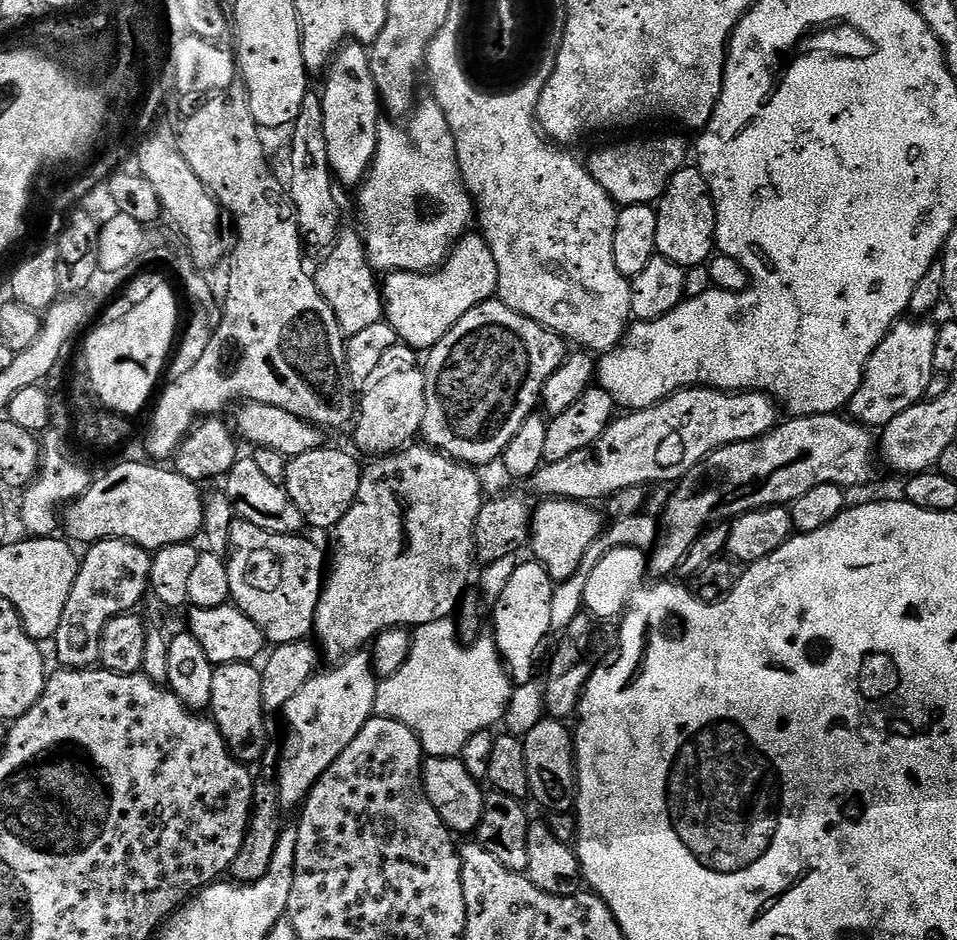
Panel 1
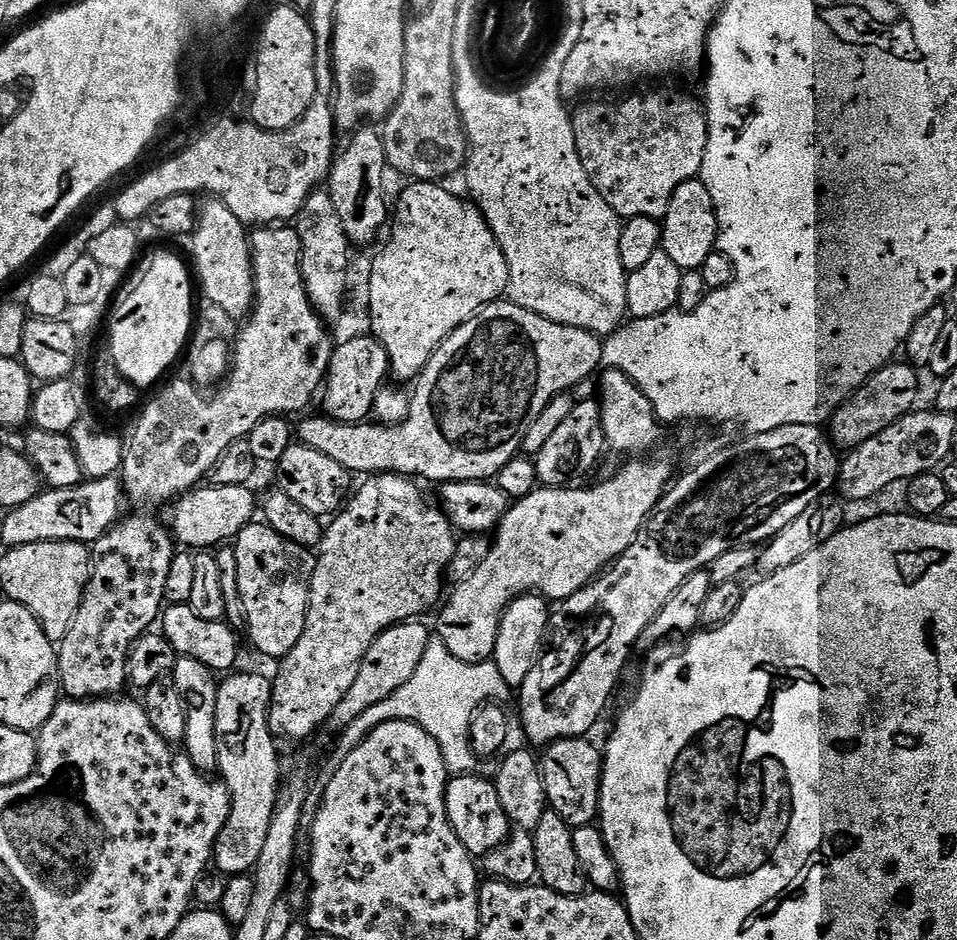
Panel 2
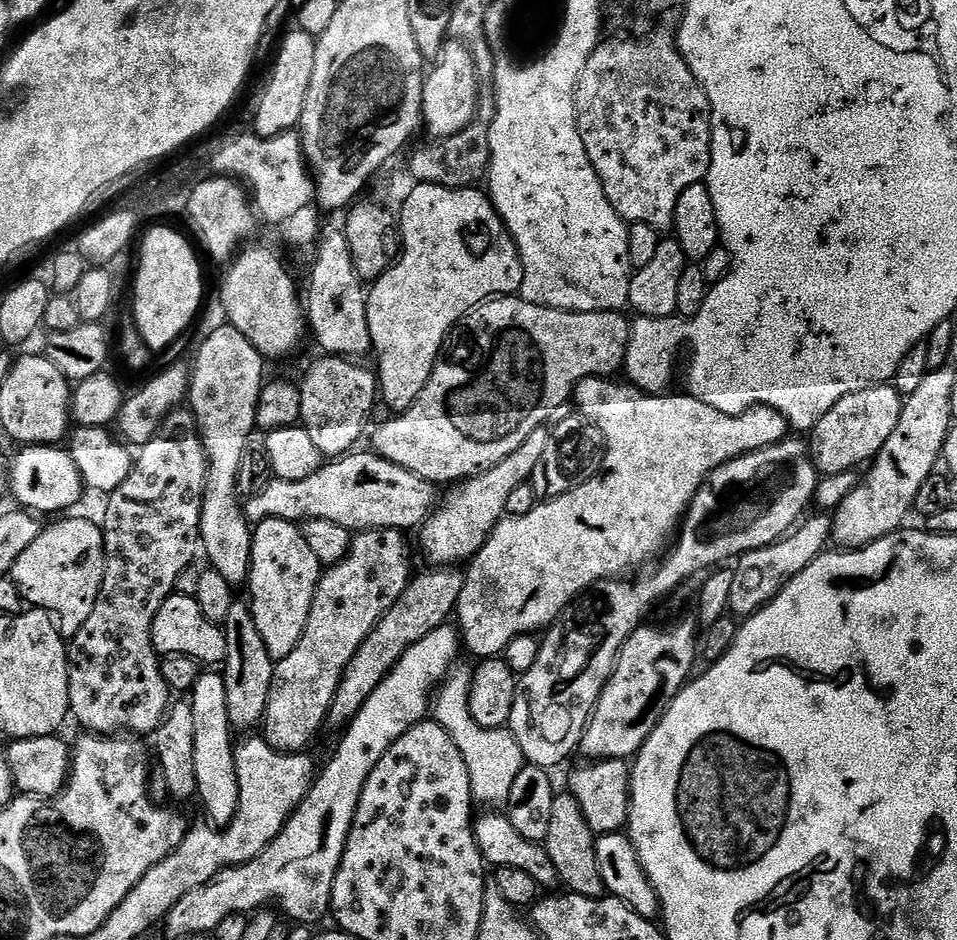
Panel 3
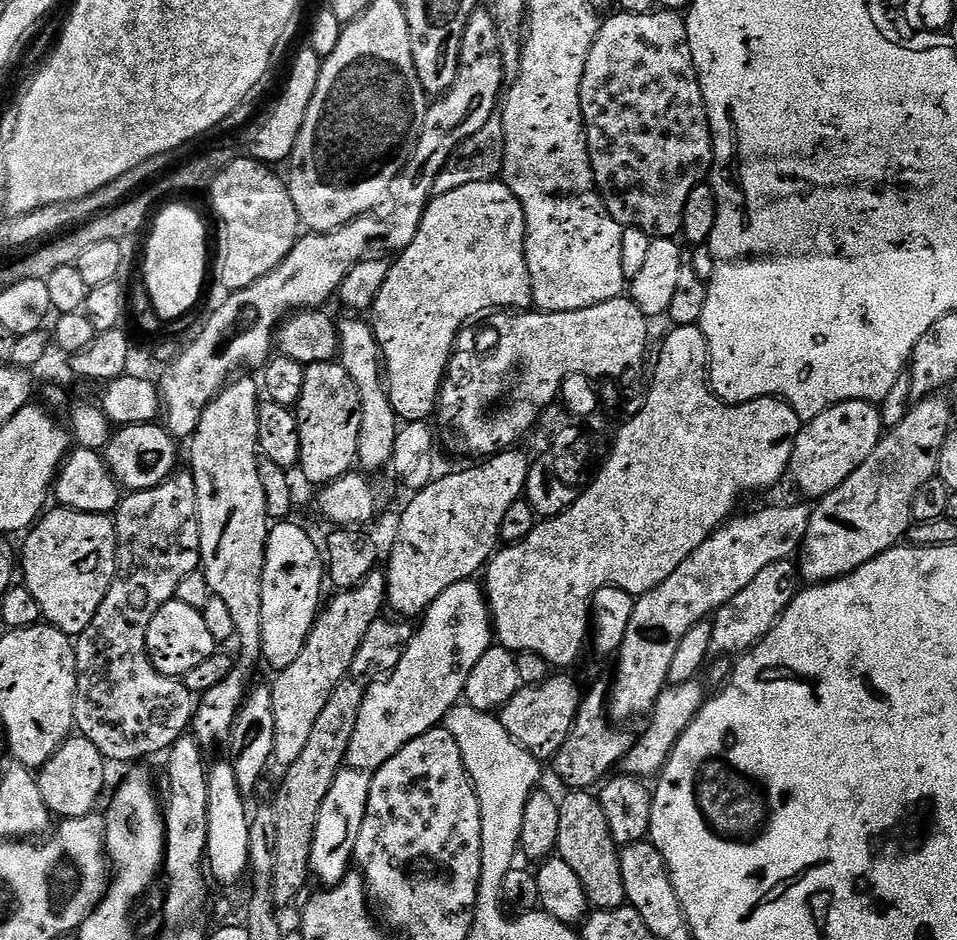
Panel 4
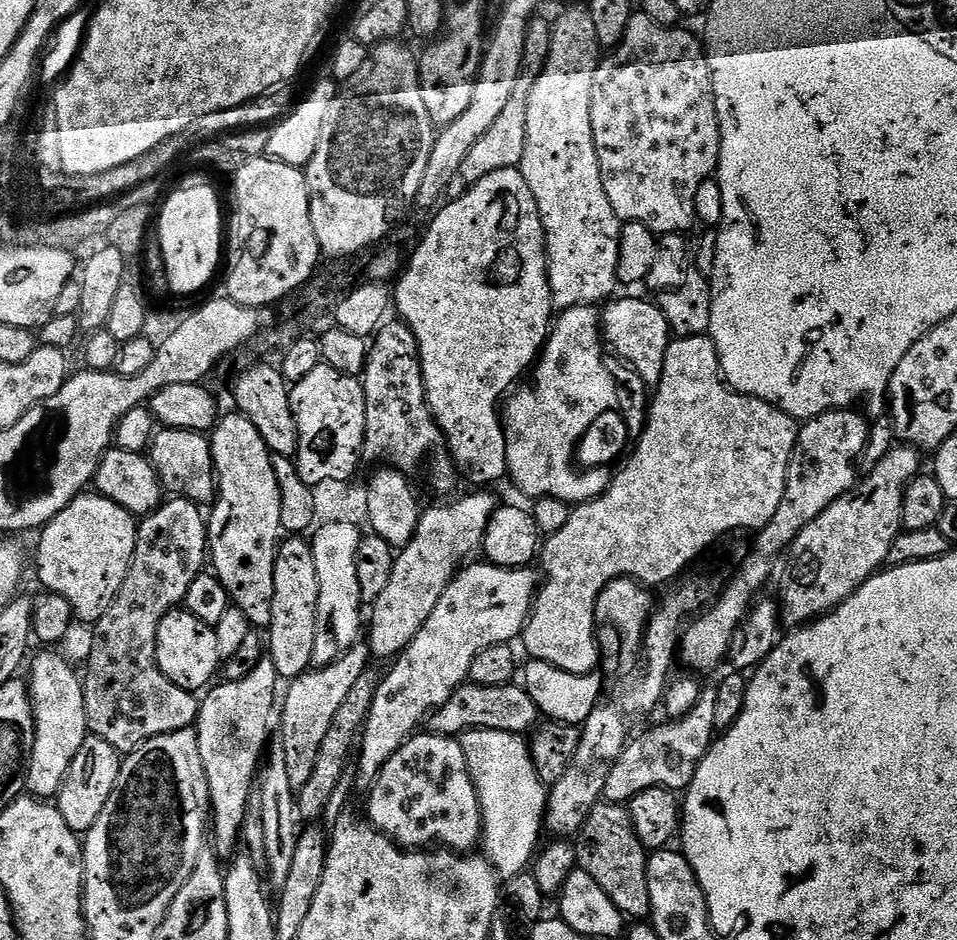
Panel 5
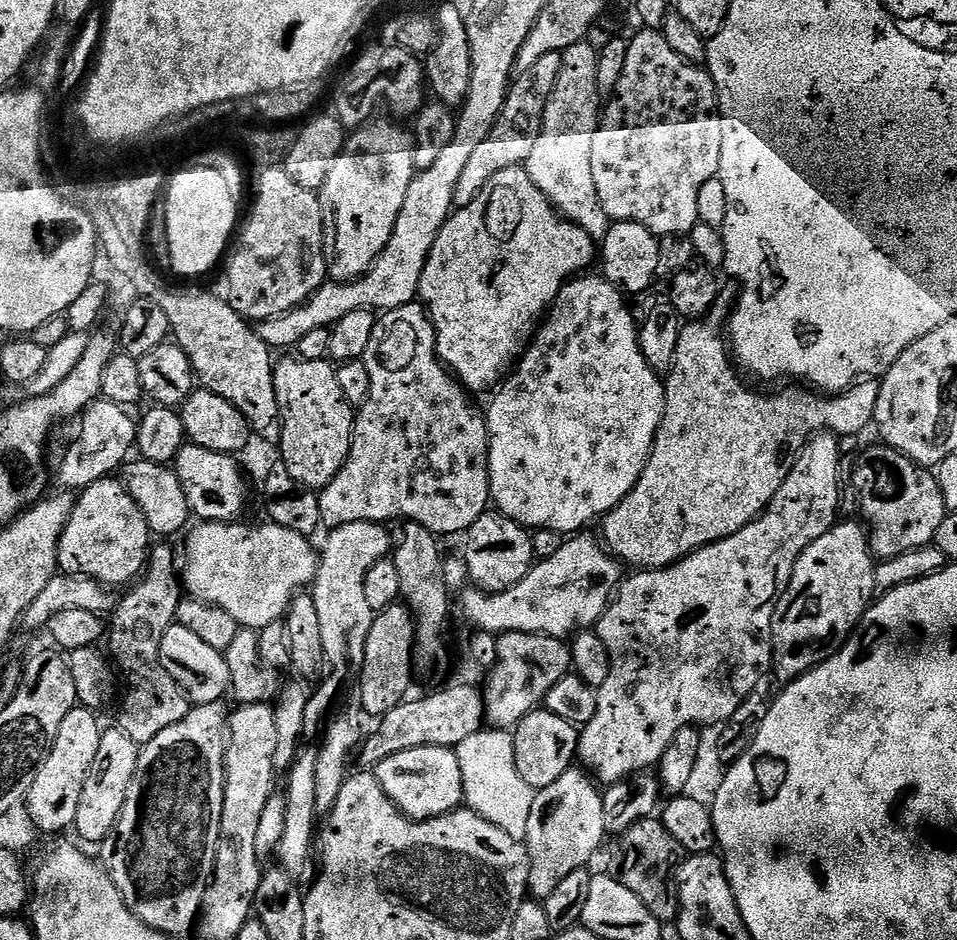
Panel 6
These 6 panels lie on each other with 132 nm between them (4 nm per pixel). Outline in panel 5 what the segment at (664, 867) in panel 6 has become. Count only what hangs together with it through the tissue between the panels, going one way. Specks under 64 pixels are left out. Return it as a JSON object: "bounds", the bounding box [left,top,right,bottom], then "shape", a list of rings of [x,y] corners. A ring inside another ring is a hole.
{"bounds":[574,788,681,918],"shape":[[[651,788],[642,790],[642,794],[628,801],[626,807],[598,802],[584,819],[578,833],[580,841],[577,839],[574,844],[578,867],[590,874],[590,878],[594,878],[602,890],[606,890],[610,902],[614,902],[625,917],[644,918],[649,915],[650,896],[646,882],[649,853],[644,852],[644,848],[667,849],[671,845],[668,843],[671,840],[673,843],[680,831],[681,811],[681,801],[673,789]]]}

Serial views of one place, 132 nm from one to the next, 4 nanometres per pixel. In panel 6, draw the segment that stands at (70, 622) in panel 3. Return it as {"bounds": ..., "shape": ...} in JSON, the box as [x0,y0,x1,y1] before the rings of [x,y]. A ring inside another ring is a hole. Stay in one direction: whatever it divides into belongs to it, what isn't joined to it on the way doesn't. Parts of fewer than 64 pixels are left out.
{"bounds":[58,478,150,586],"shape":[[[105,478],[79,493],[68,525],[62,530],[58,568],[60,572],[86,574],[105,586],[128,586],[145,571],[150,555],[148,540],[148,523],[138,502],[119,479]]]}

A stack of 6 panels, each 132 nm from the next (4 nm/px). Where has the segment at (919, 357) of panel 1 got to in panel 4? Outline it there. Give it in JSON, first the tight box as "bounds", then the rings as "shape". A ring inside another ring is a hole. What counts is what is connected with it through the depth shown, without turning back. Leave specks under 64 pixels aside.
{"bounds":[790,400,885,502],"shape":[[[847,400],[830,406],[818,414],[818,418],[807,421],[801,427],[794,442],[790,476],[809,496],[809,501],[819,502],[838,490],[838,486],[842,486],[842,482],[846,482],[846,478],[850,478],[850,474],[854,474],[854,470],[858,470],[870,454],[874,454],[874,446],[878,446],[885,431],[879,407],[868,400]]]}

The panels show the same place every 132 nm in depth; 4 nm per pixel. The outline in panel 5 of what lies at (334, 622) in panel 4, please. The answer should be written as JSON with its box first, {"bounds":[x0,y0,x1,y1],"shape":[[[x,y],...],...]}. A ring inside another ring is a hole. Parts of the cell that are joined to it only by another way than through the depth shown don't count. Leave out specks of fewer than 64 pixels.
{"bounds":[278,643,370,790],"shape":[[[367,643],[355,644],[342,658],[338,658],[325,668],[312,668],[287,685],[288,693],[283,693],[282,703],[278,708],[278,738],[286,750],[286,771],[290,778],[290,786],[299,790],[310,782],[310,774],[314,774],[314,762],[318,758],[318,750],[322,746],[322,737],[334,719],[334,713],[346,693],[352,689],[354,682],[362,678],[362,674],[370,667],[370,649]]]}

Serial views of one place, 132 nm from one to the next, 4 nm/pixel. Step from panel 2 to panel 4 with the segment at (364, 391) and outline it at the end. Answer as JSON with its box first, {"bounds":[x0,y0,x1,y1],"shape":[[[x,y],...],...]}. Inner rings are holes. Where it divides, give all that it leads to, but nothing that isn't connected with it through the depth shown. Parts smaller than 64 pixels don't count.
{"bounds":[294,362,360,486],"shape":[[[338,362],[309,364],[305,367],[304,373],[306,374],[306,382],[302,382],[302,398],[296,403],[294,409],[298,422],[298,434],[300,435],[298,468],[299,471],[304,471],[304,476],[310,483],[325,486],[351,473],[357,467],[360,399],[350,374],[346,374],[346,370]]]}

